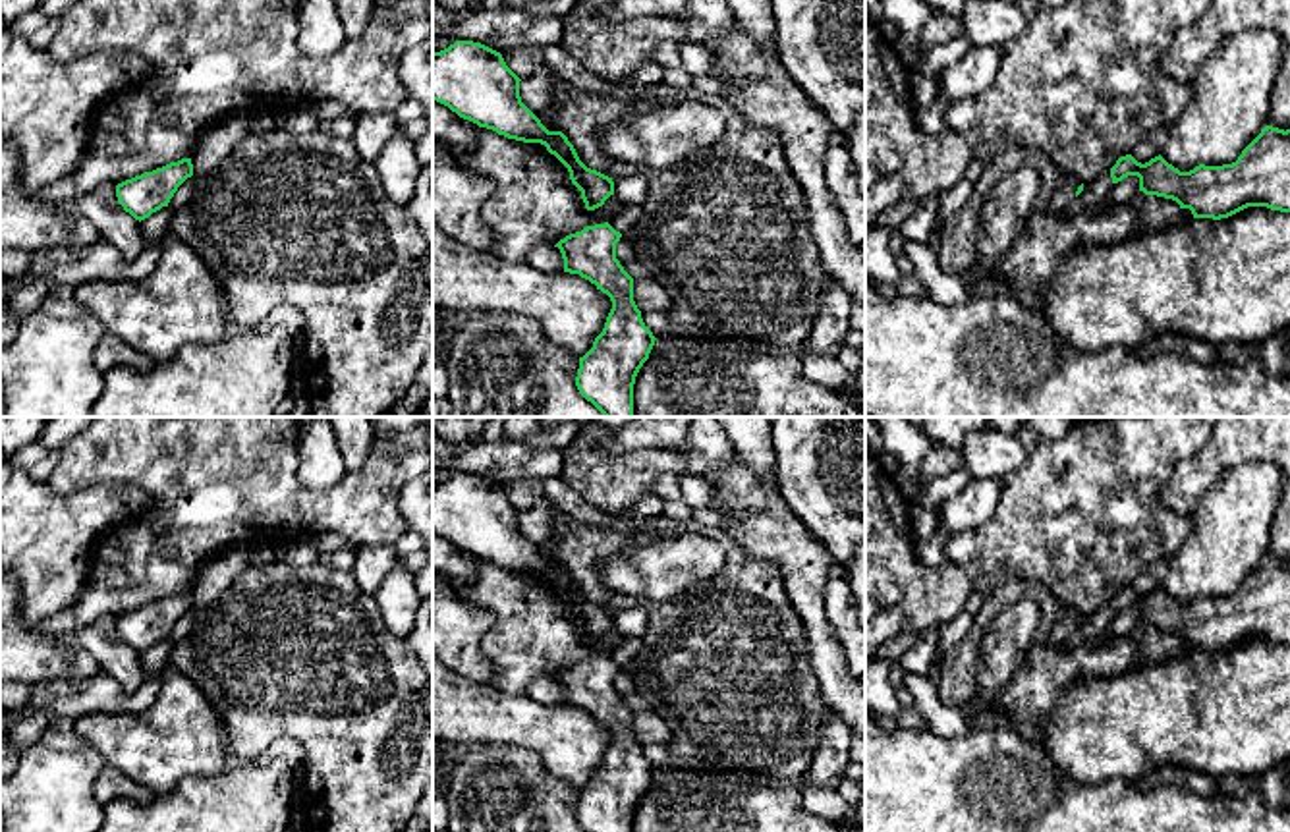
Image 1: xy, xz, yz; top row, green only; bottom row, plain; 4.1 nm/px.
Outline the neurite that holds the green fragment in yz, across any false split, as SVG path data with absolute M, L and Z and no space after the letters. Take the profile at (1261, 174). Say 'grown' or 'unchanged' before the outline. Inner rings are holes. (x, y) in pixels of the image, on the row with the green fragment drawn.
unchanged; M1267 125L1236 162L1180 172L1161 154L1141 164L1132 154L1110 168L1112 183L1139 178L1139 191L1172 199L1193 218L1228 218L1248 207L1290 212L1290 129Z

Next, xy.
unchanged; M182 158L118 183L116 197L124 210L141 222L162 207L168 207L178 187L191 176L191 158Z

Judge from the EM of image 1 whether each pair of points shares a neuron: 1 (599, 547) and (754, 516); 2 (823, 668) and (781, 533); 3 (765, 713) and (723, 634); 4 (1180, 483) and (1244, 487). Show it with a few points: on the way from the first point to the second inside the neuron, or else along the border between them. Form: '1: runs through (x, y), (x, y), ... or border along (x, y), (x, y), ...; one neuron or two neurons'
1: border along (719, 527), (756, 556); two neurons
2: runs through (821, 636), (804, 585), (804, 566); one neuron
3: runs through (746, 693), (732, 680), (727, 653); one neuron
4: border along (1252, 460), (1233, 466), (1202, 497), (1192, 518); two neurons

